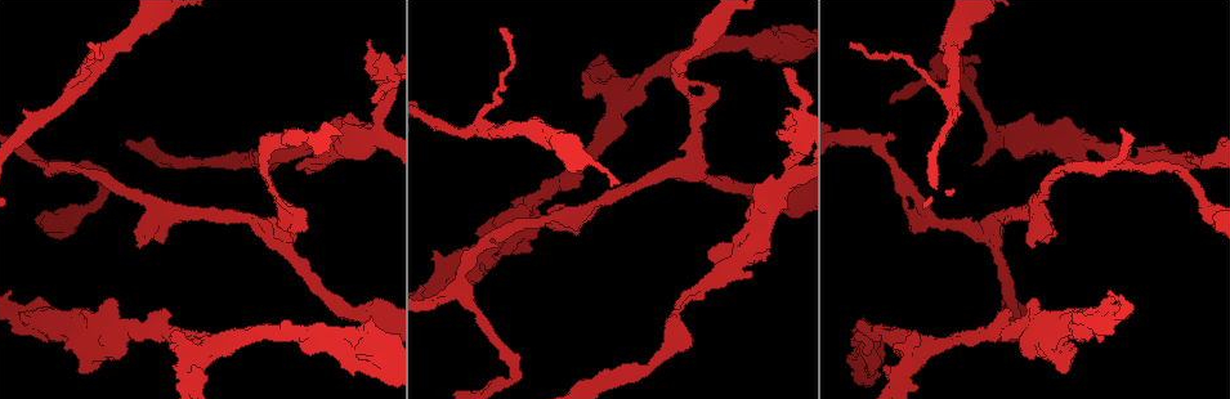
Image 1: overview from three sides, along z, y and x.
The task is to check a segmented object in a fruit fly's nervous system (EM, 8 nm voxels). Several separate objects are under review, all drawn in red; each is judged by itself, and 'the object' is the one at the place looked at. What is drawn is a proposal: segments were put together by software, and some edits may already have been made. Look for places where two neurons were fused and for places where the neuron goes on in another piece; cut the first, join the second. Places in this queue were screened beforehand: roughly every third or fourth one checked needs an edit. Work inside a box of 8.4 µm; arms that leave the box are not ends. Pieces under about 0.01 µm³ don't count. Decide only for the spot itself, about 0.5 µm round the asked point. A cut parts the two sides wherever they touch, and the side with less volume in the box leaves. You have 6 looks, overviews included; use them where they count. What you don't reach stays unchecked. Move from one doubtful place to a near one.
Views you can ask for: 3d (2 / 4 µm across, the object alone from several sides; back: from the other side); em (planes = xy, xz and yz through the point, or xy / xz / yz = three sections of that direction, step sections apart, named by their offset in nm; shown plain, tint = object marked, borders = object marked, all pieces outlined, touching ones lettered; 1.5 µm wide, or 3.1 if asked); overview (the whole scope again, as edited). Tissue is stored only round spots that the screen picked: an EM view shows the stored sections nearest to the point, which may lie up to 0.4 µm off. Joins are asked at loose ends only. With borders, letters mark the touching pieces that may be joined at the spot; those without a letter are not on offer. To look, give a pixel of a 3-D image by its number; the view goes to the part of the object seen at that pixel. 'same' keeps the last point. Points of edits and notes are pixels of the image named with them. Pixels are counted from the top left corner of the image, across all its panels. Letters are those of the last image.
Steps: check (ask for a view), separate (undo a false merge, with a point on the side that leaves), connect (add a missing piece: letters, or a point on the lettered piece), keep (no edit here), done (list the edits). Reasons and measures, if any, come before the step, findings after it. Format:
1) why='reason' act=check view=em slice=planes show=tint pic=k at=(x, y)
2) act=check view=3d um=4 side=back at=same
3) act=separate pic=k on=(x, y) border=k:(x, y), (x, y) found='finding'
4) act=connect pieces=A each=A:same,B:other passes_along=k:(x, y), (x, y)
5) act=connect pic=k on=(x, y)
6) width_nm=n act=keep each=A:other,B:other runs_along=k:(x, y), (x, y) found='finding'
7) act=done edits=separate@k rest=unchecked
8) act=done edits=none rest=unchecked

why='branch stops here' act=check view=em slice=xy step=4 show=borders pic=1 at=(483, 271)

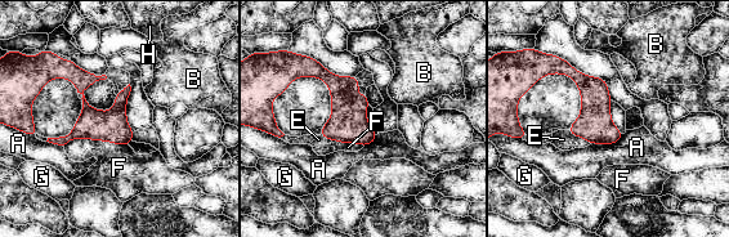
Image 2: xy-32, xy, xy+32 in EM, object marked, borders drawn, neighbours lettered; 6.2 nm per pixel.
why='another direction' act=check view=em slice=planes show=borders at=same

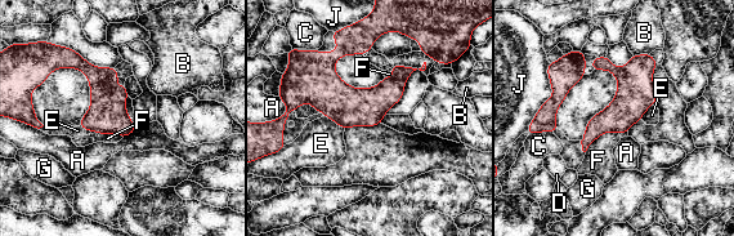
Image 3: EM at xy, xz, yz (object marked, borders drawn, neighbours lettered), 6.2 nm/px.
width_nm=200 act=keep each=A:other,B:other,C:other,D:other,E:other,F:other,G:other,J:other runs_along=3:(648, 57), (635, 90), (585, 145) found='no lettered piece goes on from it'

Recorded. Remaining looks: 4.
why='three arms meet' act=check view=3d um=2 side=back pic=1 at=(462, 293)

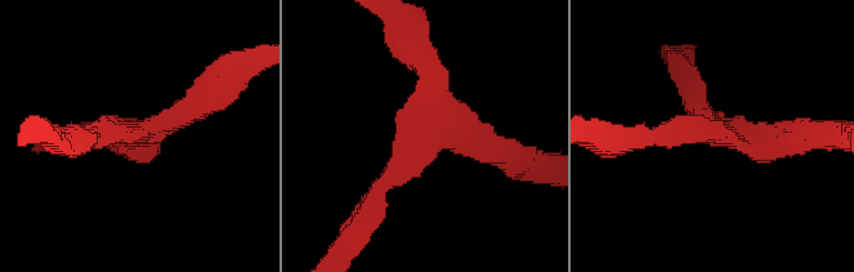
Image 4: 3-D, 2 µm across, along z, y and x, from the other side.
arms=3 act=check view=em slice=planes show=tint pic=4 at=(425, 131)

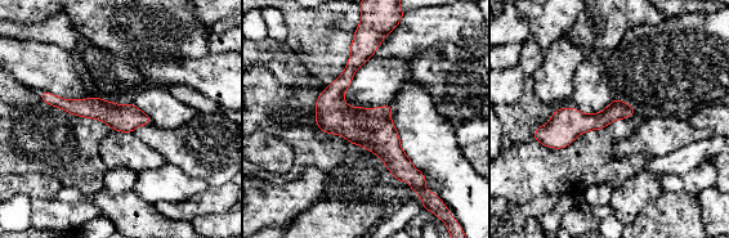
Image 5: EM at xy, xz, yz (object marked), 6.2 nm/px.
act=check view=em slice=planes show=borders at=same

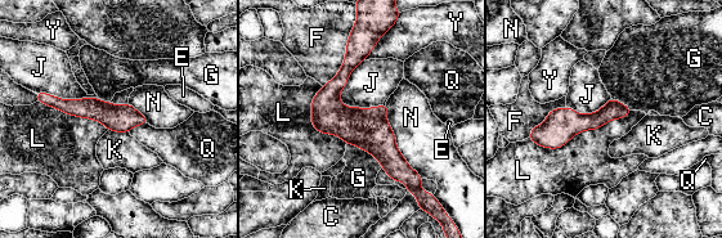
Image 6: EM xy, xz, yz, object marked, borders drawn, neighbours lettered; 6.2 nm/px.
longest_contact=L:700nm act=keep each=C:other,E:other,F:other,G:other,J:other,K:other,L:other,N:other,Q:other,Y:other found='one neuron here'

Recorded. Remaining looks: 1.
act=check view=em slice=planes show=borders pic=1 at=(576, 185)

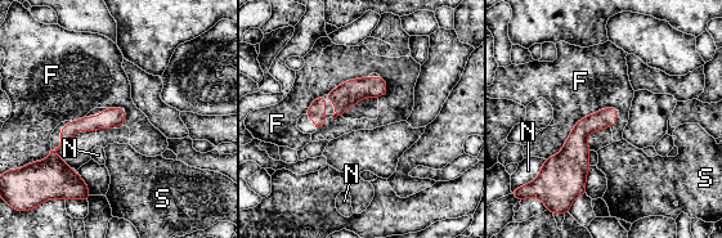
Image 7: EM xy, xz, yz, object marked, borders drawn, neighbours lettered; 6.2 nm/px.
act=keep each=F:other,N:other,S:other runs_along=7:(119, 111), (77, 125), (54, 151), (75, 182) found='no lettered piece goes on from it'

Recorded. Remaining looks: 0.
act=done edits=none rest=unchecked

